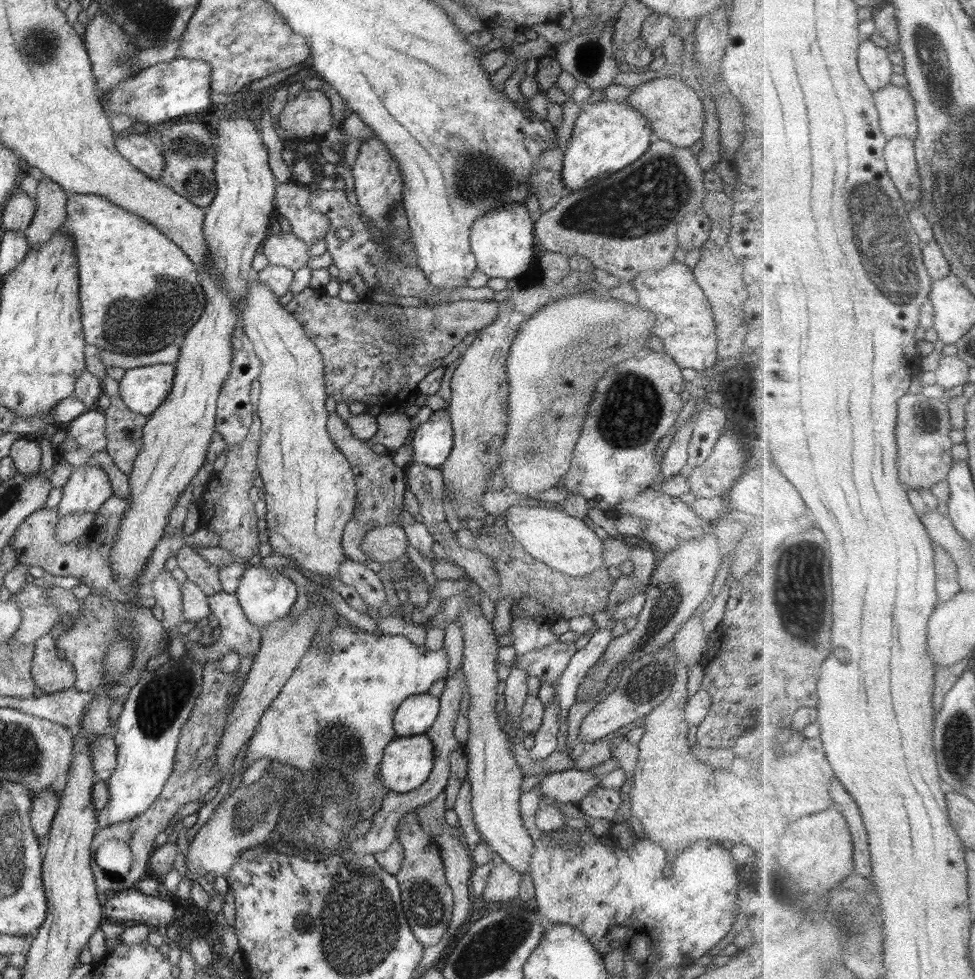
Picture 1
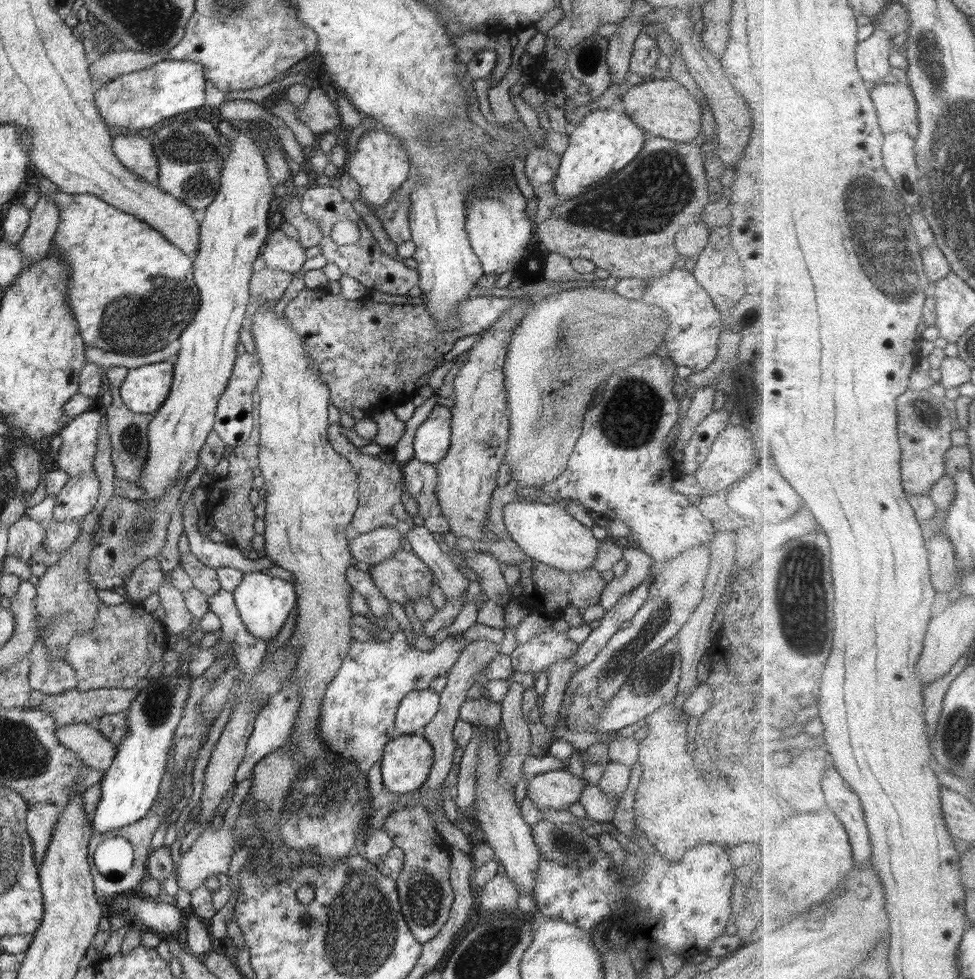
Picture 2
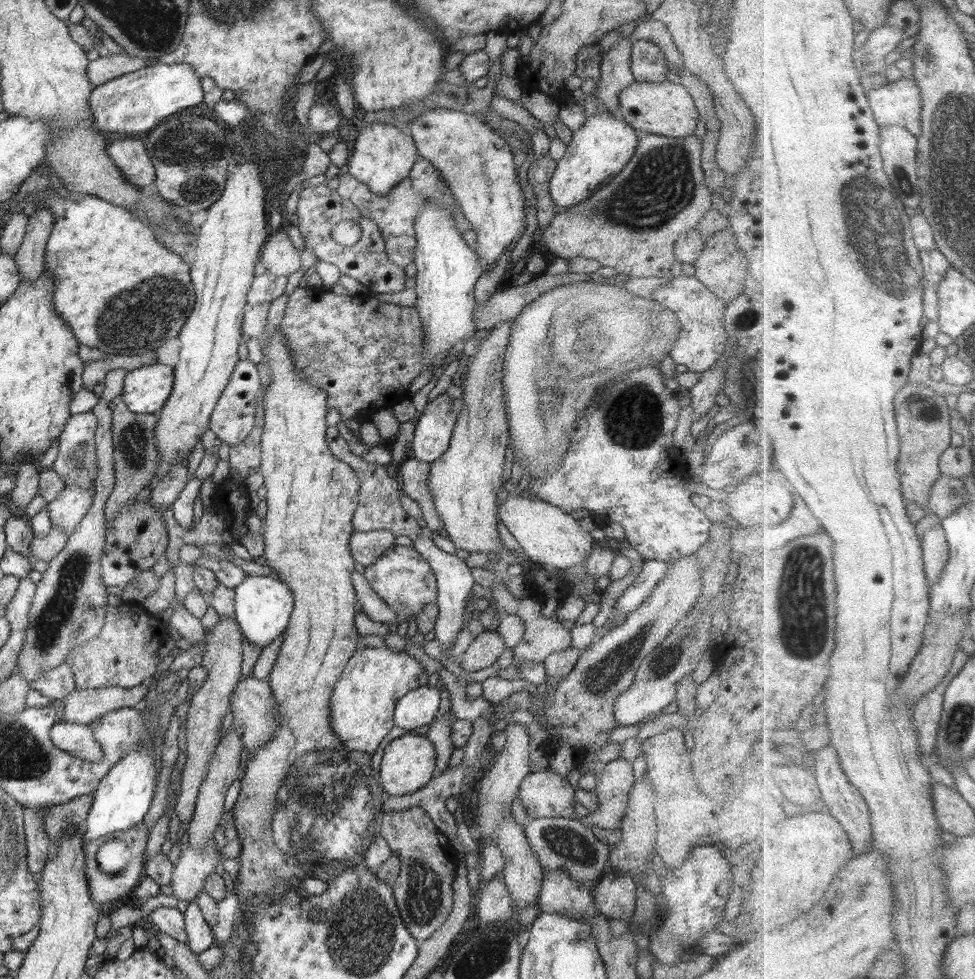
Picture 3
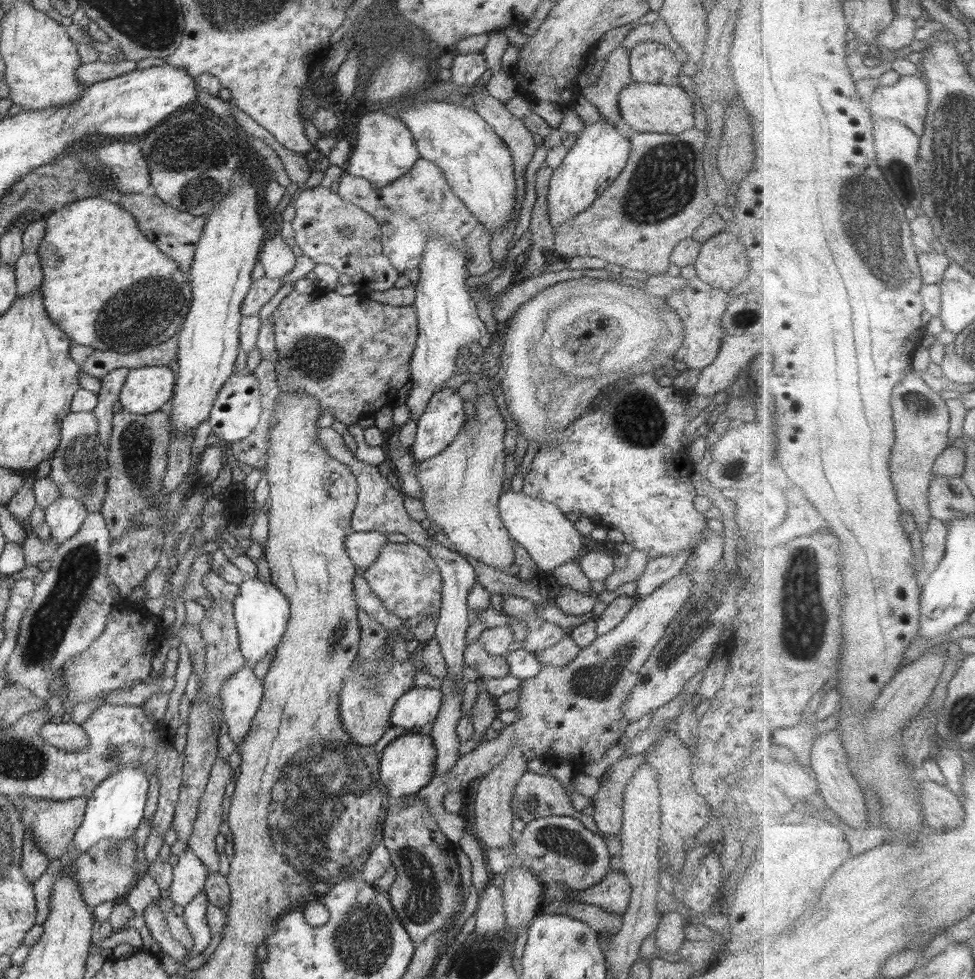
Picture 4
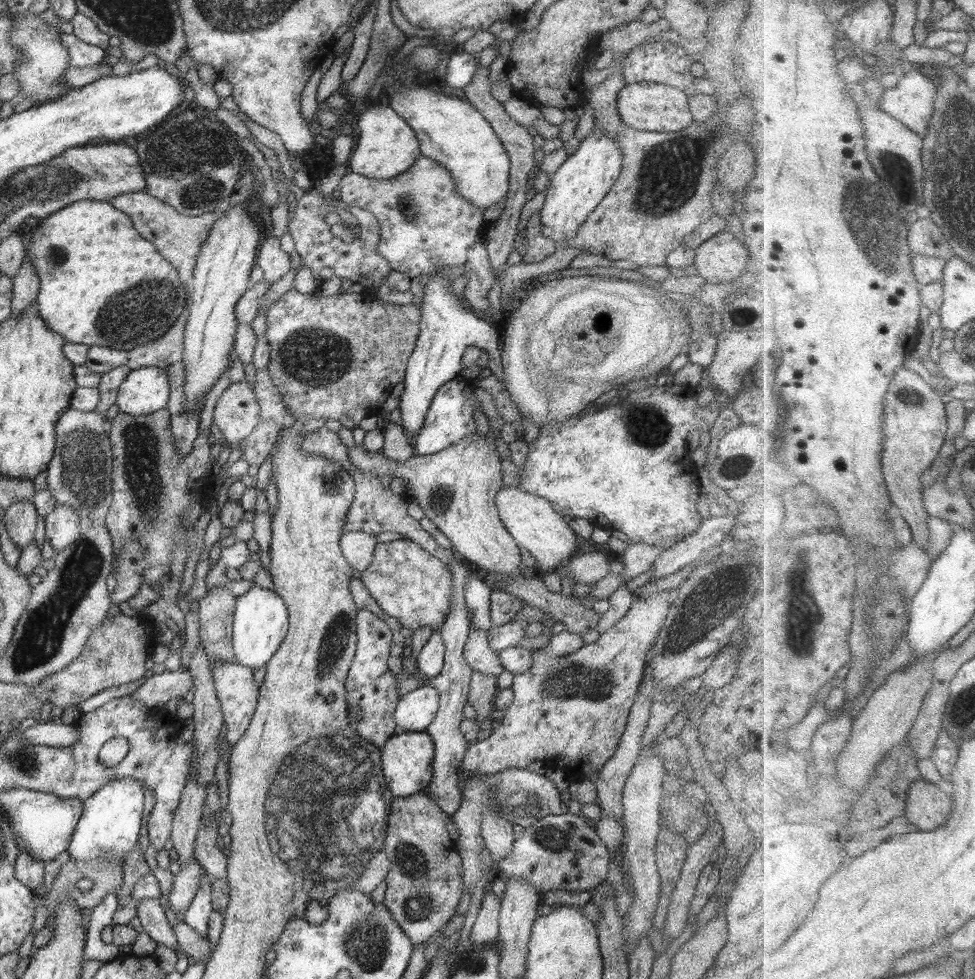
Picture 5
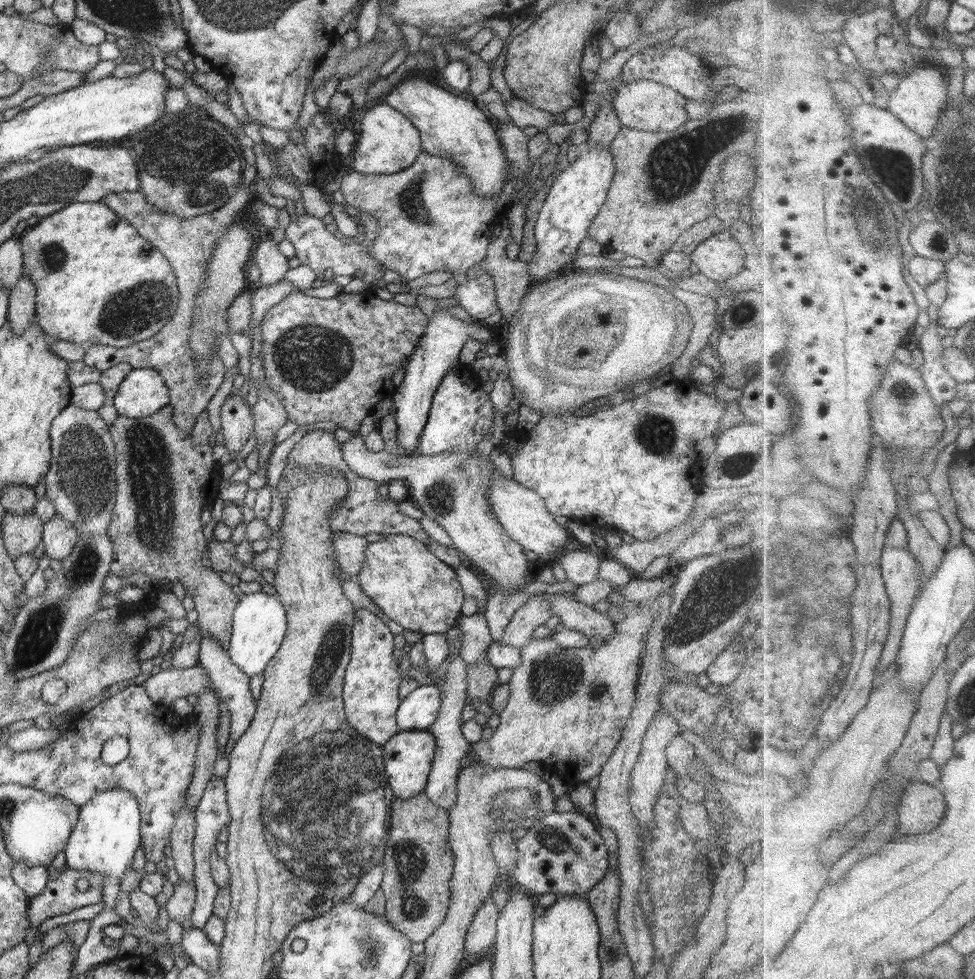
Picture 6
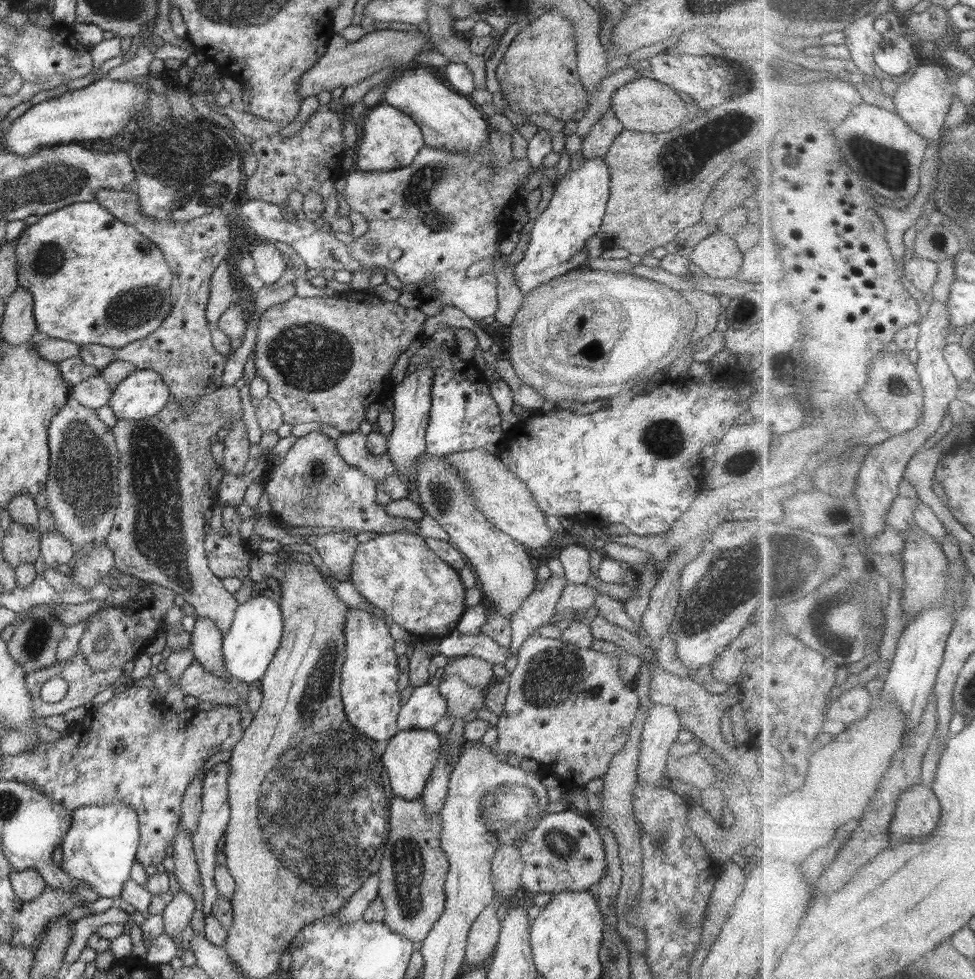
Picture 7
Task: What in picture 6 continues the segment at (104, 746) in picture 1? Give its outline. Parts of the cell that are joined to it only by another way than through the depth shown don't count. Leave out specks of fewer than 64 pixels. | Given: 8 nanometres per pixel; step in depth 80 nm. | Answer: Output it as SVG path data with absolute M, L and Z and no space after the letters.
M35 725L31 728L13 733L14 734L8 738L6 747L14 752L29 752L44 748L44 746L50 746L52 742L60 740L62 736L66 736L66 731L61 733L59 732L59 728L40 730L40 728L36 728Z

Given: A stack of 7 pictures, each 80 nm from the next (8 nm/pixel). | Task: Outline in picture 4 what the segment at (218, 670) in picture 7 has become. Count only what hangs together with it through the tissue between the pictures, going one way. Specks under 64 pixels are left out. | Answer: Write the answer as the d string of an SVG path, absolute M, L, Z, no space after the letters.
M250 666L240 667L233 675L230 675L219 688L219 699L224 711L224 723L228 725L228 734L236 745L242 744L248 732L252 730L252 722L256 718L256 712L260 708L264 687L262 679L258 679Z

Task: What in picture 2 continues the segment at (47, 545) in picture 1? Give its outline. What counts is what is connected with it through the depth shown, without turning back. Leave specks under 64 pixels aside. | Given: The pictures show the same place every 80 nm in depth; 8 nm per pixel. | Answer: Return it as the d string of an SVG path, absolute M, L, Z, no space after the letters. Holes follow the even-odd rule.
M180 481L170 485L155 504L156 520L152 523L148 532L143 536L139 543L133 543L135 540L130 537L130 528L135 528L137 523L134 518L142 513L140 502L130 500L125 497L113 496L100 514L100 524L95 537L93 538L93 547L89 554L87 562L87 571L89 572L90 582L98 589L112 590L115 586L123 586L125 579L131 572L142 564L147 558L157 556L166 546L166 528L170 523L171 515L176 510L178 499L182 496L186 481ZM28 516L18 519L8 531L7 551L8 554L19 556L29 565L45 564L52 566L56 564L61 556L67 551L51 552L43 547L43 540L47 529L38 521Z

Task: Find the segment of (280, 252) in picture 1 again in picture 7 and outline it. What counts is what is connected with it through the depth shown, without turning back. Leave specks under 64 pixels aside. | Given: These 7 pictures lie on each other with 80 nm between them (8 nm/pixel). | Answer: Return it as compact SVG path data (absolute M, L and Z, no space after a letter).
M254 242L249 250L256 265L254 274L264 283L264 286L270 287L278 282L287 270L287 263L275 244Z

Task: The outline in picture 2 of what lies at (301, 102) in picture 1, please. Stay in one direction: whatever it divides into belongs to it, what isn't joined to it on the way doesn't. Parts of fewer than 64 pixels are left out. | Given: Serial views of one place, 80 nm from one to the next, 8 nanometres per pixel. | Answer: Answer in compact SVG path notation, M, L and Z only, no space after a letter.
M315 85L304 105L295 110L297 119L317 135L329 133L341 122L338 104L335 104L320 86Z

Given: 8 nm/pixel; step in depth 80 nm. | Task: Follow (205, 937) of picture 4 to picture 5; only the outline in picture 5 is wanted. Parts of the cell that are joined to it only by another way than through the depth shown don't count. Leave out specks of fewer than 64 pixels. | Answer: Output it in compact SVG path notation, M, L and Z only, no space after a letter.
M206 871L202 873L195 897L184 914L184 922L202 938L207 938L209 916L213 911L211 895L213 879Z

